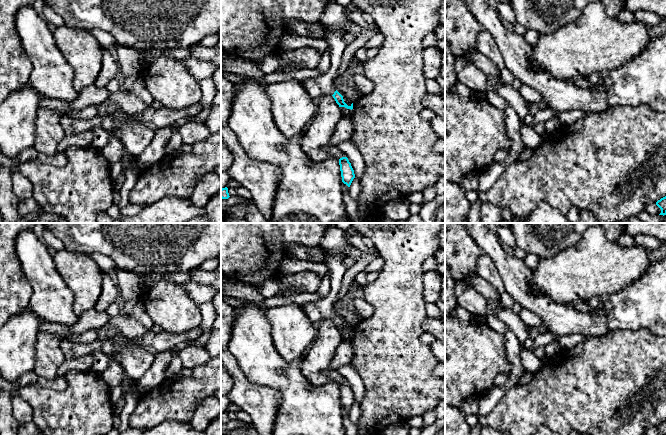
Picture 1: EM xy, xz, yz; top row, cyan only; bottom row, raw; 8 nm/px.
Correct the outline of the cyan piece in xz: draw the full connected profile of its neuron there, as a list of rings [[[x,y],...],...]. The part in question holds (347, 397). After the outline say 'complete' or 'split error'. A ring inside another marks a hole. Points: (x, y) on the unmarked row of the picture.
[[[342,381],[339,383],[340,395],[342,406],[350,411],[353,403],[355,402],[354,394],[351,390],[347,381]]]; complete

